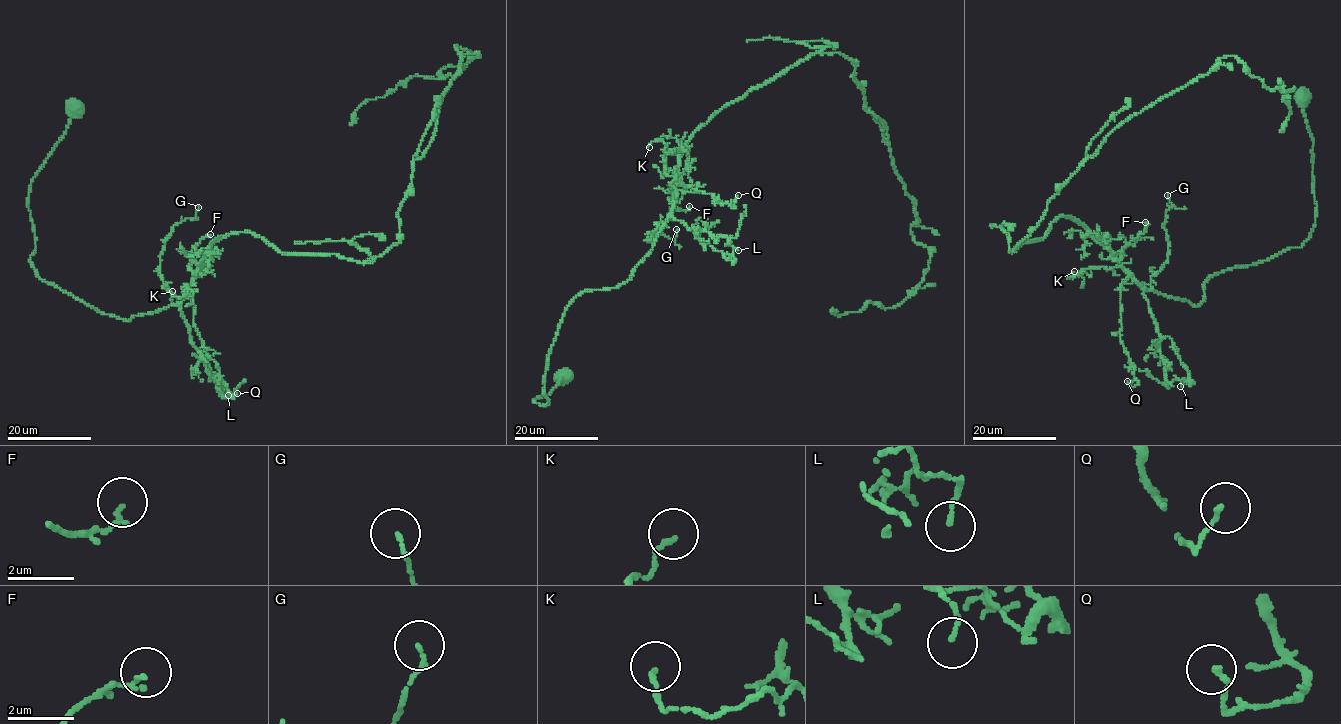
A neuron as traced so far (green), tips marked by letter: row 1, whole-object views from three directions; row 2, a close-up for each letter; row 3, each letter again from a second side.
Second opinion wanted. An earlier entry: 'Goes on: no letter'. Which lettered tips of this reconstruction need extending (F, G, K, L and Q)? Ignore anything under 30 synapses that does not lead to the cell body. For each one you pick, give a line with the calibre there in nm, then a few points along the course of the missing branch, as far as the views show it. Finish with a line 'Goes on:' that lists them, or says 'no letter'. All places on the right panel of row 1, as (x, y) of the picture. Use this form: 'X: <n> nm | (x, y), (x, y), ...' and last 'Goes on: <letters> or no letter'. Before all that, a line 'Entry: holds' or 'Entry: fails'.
Entry: holds
Goes on: no letter

